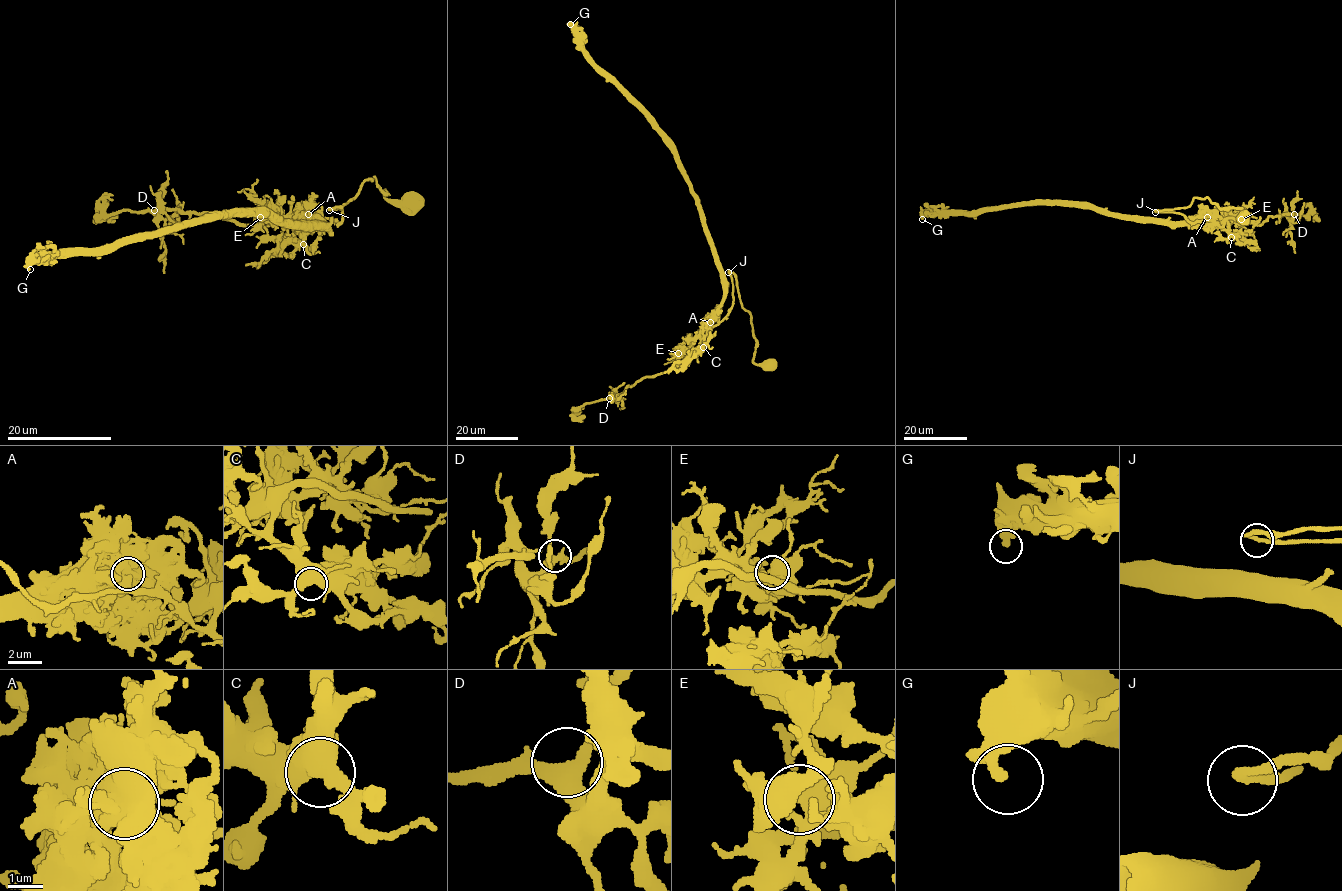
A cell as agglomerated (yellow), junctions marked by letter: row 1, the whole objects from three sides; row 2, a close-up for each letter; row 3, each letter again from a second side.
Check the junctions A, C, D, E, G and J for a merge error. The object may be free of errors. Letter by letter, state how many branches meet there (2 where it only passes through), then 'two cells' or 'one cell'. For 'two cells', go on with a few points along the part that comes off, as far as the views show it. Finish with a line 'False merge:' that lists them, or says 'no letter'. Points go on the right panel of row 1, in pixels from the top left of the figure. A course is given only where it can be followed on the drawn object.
A: 3 | two cells | (1207, 216), (1215, 220), (1213, 229), (1212, 220), (1154, 210), (1207, 197), (1219, 208), (1238, 208), (1243, 217)
C: 2 | one cell
D: 3 | one cell
E: 6 | one cell
G: 2 | one cell
J: 2 | one cell
False merge: A

